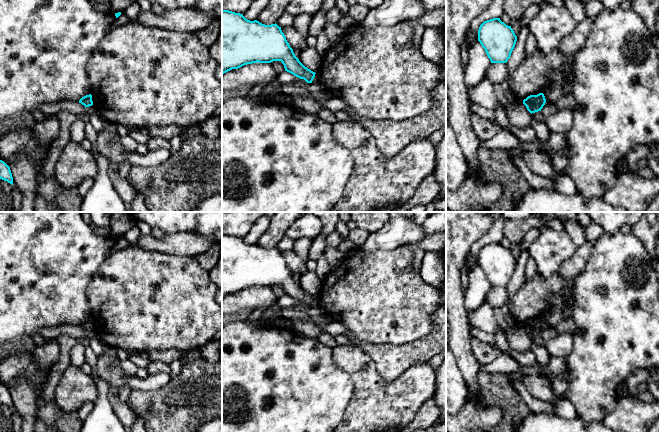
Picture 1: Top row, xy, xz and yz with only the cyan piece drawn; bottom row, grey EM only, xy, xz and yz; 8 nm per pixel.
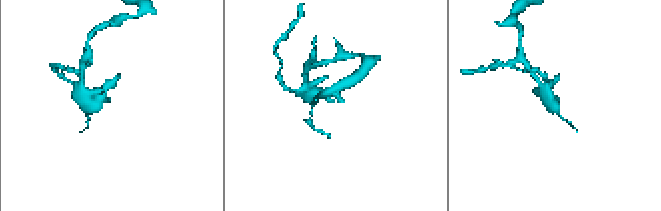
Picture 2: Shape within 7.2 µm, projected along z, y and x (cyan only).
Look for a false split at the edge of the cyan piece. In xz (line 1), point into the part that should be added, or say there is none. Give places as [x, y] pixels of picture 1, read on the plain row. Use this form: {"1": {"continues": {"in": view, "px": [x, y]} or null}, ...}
{"1": {"continues": null}}

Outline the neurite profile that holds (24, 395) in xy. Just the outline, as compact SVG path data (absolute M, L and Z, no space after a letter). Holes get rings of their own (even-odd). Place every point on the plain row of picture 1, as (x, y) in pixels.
M21 376L10 394L13 401L13 410L22 418L21 432L34 432L34 419L37 412L36 399L39 389L27 382L24 376Z

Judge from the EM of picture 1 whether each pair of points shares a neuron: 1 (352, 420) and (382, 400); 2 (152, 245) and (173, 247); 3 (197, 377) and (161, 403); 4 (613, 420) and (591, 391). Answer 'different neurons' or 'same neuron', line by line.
1: same neuron
2: same neuron
3: same neuron
4: different neurons

